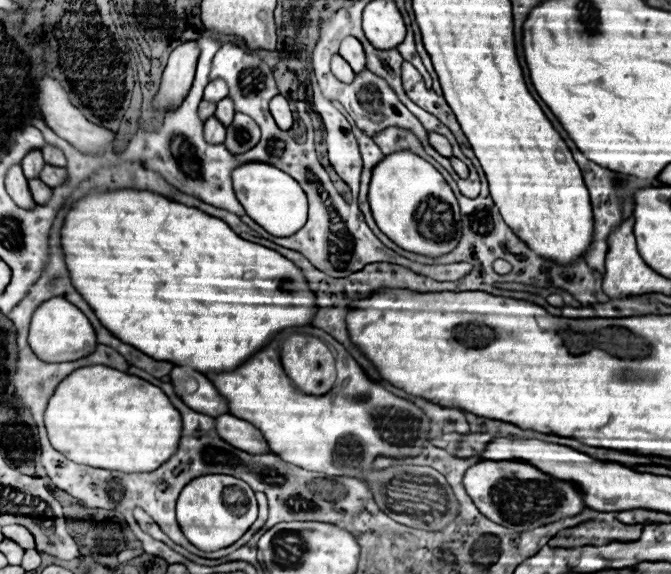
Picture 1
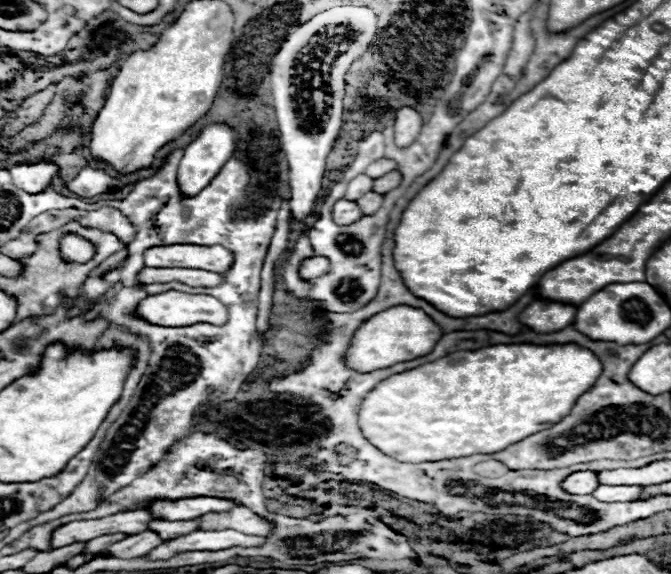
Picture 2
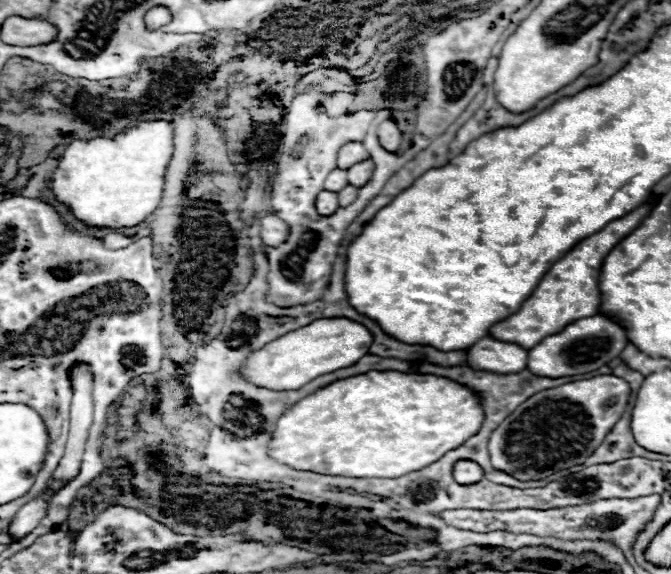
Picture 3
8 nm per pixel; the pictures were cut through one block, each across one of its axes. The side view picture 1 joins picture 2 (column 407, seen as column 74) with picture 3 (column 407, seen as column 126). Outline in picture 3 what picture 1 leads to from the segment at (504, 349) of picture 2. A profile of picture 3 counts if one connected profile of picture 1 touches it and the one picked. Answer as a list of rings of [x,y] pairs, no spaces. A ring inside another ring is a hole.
[[[378,372],[336,380],[280,416],[268,454],[296,470],[346,478],[398,478],[430,466],[480,430],[484,412],[464,386],[432,374]]]

